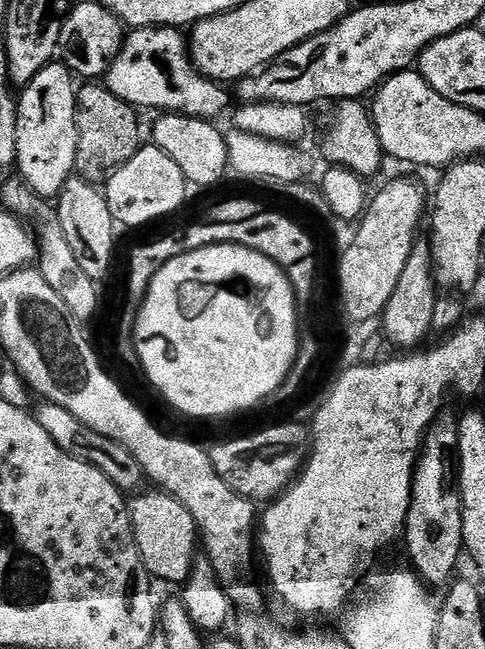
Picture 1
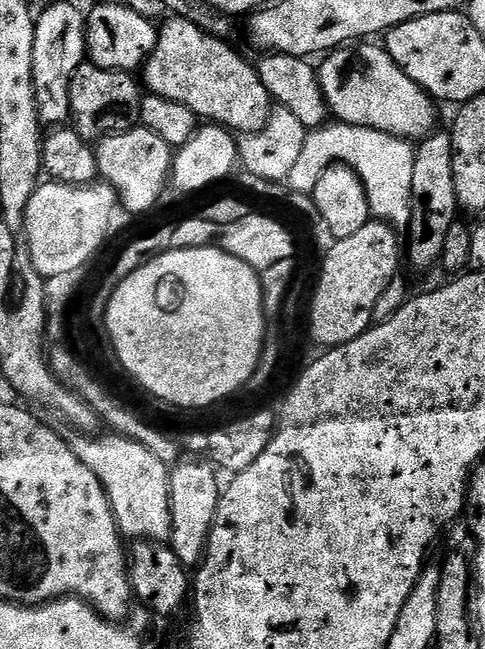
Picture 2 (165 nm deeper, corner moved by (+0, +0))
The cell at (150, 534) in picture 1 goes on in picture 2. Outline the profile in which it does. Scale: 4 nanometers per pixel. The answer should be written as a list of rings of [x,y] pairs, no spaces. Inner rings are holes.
[[[76,434],[73,435],[74,438],[71,437],[70,443],[74,454],[83,464],[90,466],[90,470],[94,470],[94,474],[102,482],[121,537],[132,542],[167,541],[172,529],[169,508],[169,465],[162,458],[158,458],[158,454],[154,454],[129,436],[104,435]]]

